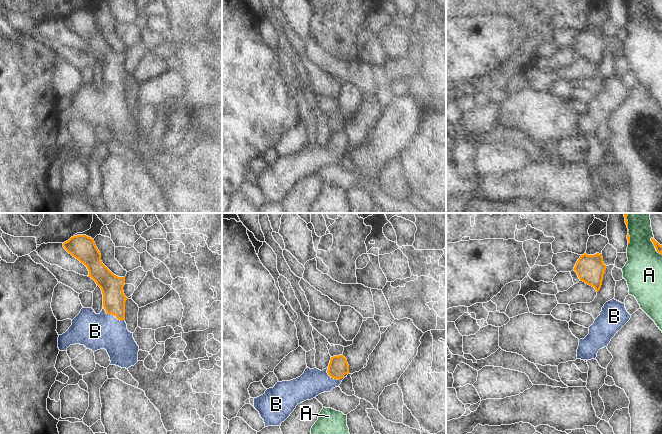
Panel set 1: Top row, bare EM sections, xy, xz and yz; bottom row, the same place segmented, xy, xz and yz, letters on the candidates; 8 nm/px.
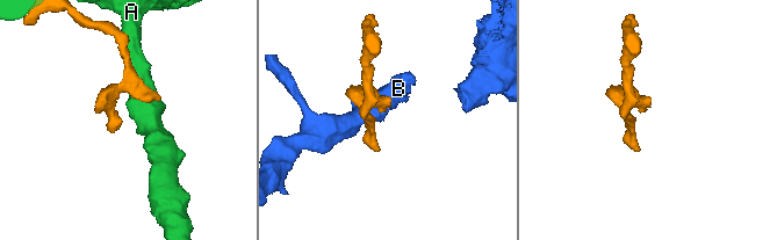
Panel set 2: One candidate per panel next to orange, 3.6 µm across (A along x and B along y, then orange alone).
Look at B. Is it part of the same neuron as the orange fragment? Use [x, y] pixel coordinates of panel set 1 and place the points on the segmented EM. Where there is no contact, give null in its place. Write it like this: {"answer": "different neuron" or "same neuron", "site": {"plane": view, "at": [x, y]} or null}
{"answer": "same neuron", "site": {"plane": "xz", "at": [336, 378]}}

